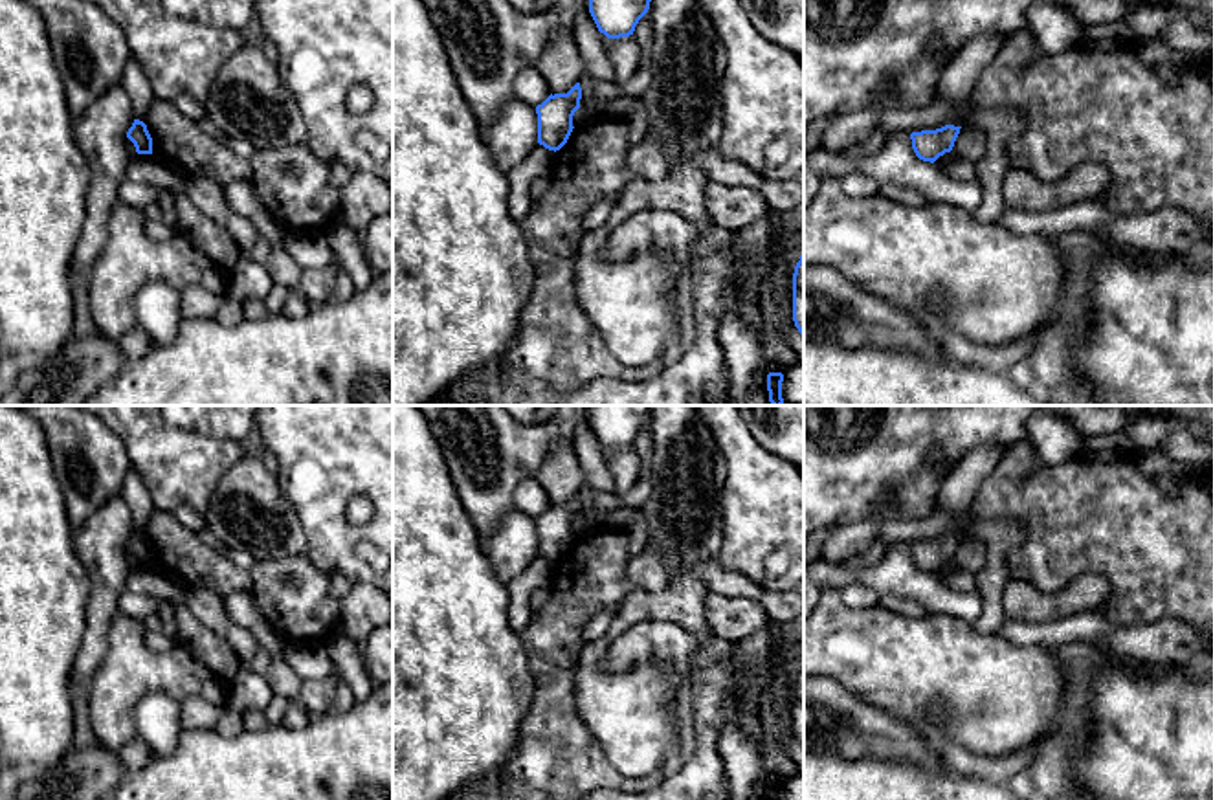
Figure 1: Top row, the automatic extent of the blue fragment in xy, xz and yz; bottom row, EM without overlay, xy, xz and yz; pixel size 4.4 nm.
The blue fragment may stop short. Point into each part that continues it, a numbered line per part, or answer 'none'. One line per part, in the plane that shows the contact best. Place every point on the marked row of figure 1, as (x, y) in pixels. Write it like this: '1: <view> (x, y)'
none

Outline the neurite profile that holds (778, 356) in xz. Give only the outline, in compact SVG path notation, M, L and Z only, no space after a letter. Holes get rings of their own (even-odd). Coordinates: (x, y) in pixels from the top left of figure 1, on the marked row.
M745 290L740 295L732 295L725 301L727 306L734 308L745 321L749 321L762 338L763 365L758 372L758 393L760 402L769 402L767 374L782 372L800 365L796 352L784 339L774 314L767 312L762 303L756 301L752 290Z

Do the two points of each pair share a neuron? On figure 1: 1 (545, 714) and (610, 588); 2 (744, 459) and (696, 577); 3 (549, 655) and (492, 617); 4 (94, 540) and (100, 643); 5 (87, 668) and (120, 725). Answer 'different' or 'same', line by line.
1: same
2: different
3: different
4: same
5: different

